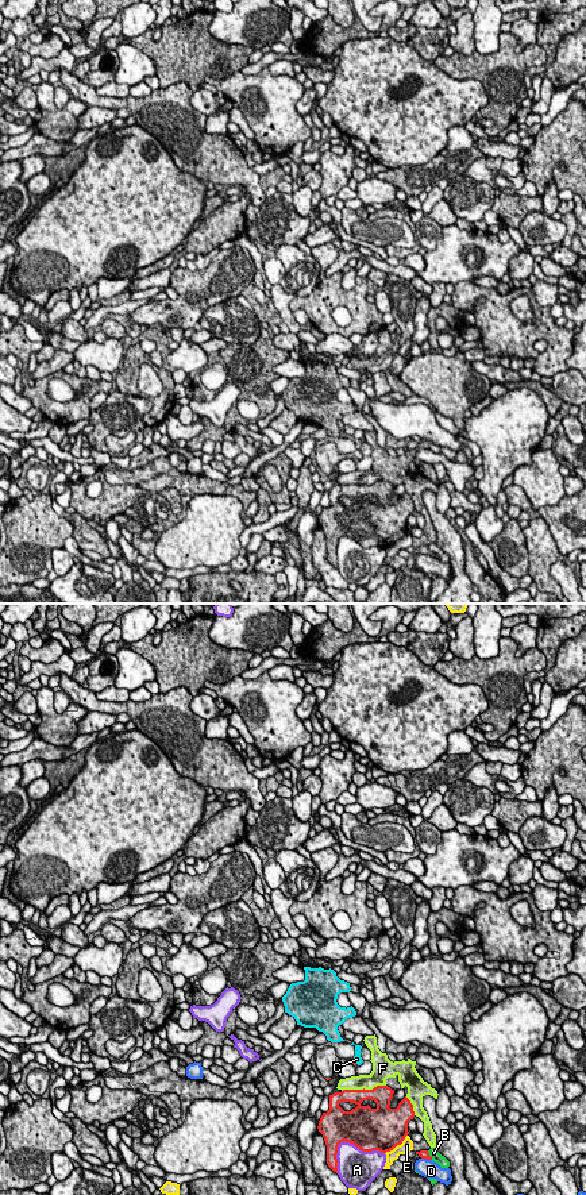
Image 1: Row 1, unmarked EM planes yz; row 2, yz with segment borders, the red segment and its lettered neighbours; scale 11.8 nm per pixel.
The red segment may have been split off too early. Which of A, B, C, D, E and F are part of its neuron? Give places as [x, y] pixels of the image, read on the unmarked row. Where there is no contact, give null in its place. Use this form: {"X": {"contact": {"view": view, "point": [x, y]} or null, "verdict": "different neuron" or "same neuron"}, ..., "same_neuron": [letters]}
{"A": {"contact": {"view": "yz", "point": [347, 536]}, "verdict": "different neuron"}, "B": {"contact": {"view": "yz", "point": [428, 550]}, "verdict": "different neuron"}, "C": {"contact": {"view": "yz", "point": [355, 458]}, "verdict": "same neuron"}, "D": {"contact": {"view": "yz", "point": [427, 554]}, "verdict": "different neuron"}, "E": {"contact": {"view": "yz", "point": [397, 539]}, "verdict": "different neuron"}, "F": {"contact": {"view": "yz", "point": [363, 484]}, "verdict": "different neuron"}, "same_neuron": ["C"]}

